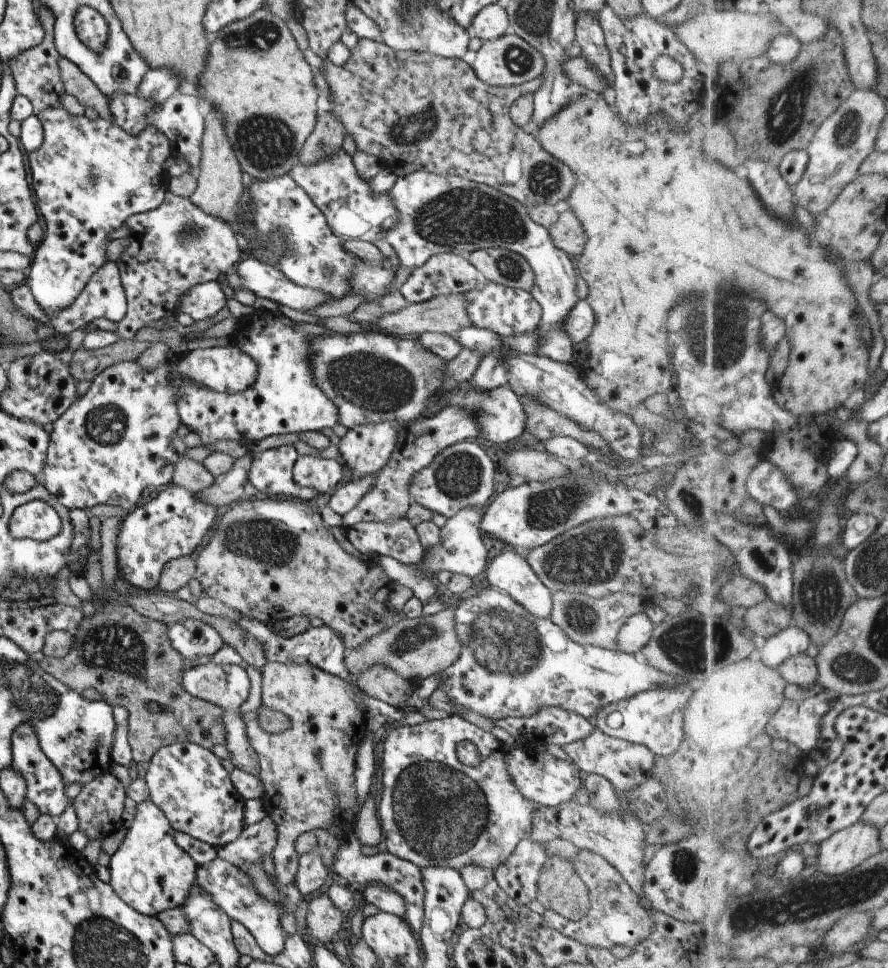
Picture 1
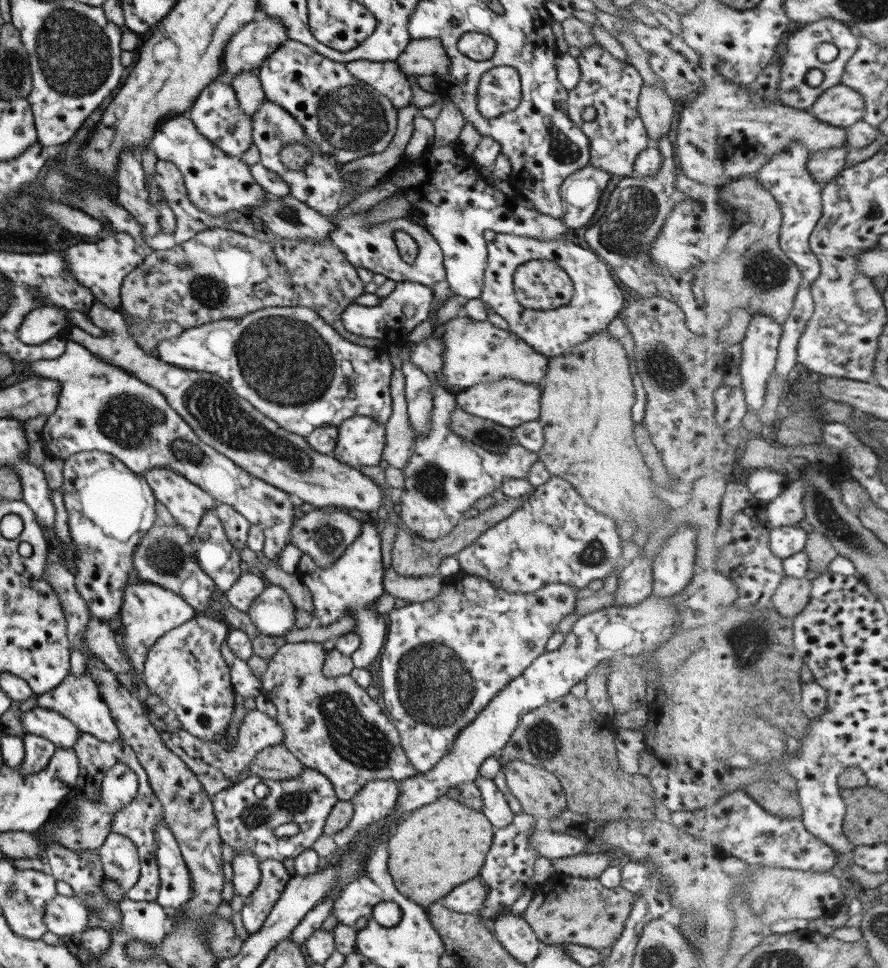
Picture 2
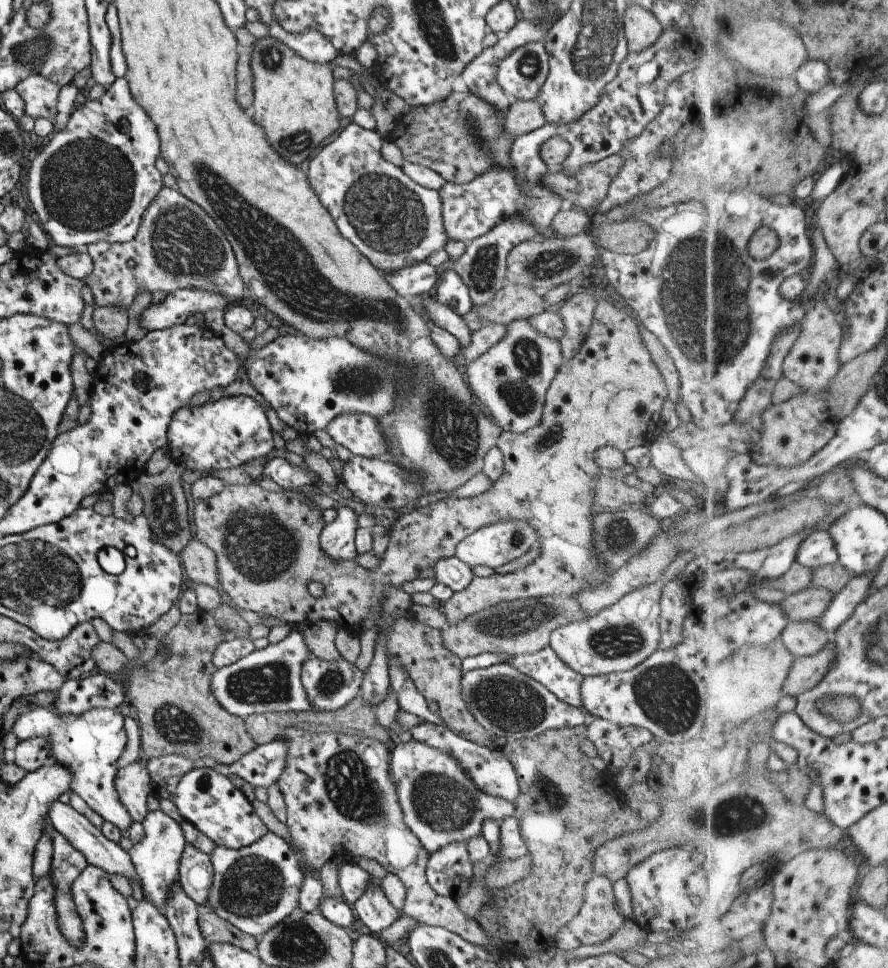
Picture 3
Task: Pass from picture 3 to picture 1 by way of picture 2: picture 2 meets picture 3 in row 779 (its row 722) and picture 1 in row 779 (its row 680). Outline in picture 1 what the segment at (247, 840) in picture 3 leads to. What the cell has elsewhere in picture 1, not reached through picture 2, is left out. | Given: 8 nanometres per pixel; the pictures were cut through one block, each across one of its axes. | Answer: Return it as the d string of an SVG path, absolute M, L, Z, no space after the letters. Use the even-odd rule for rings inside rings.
M189 742L161 746L141 770L140 778L147 786L149 799L163 812L175 832L217 848L235 840L244 828L244 799L210 750Z

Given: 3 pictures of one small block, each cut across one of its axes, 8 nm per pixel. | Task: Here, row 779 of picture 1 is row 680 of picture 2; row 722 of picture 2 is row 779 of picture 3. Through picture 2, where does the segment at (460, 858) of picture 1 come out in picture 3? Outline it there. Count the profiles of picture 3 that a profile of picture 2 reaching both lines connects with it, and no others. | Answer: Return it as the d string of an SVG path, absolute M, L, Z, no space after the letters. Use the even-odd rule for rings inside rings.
M411 739L405 744L391 745L389 753L389 771L403 822L419 840L427 856L447 844L467 842L469 838L479 836L483 820L500 823L515 814L514 804L481 792L467 772L459 768L453 754L449 756L445 750L441 752Z

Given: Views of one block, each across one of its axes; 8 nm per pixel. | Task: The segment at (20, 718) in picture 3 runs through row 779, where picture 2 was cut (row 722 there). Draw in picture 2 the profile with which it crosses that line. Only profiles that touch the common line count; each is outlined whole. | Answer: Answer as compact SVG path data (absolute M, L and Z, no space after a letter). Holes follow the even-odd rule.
M69 672L56 688L37 695L36 706L43 708L69 720L80 732L89 734L105 742L113 742L120 738L115 722L109 713L108 706L102 700L98 685L85 672L74 676Z

